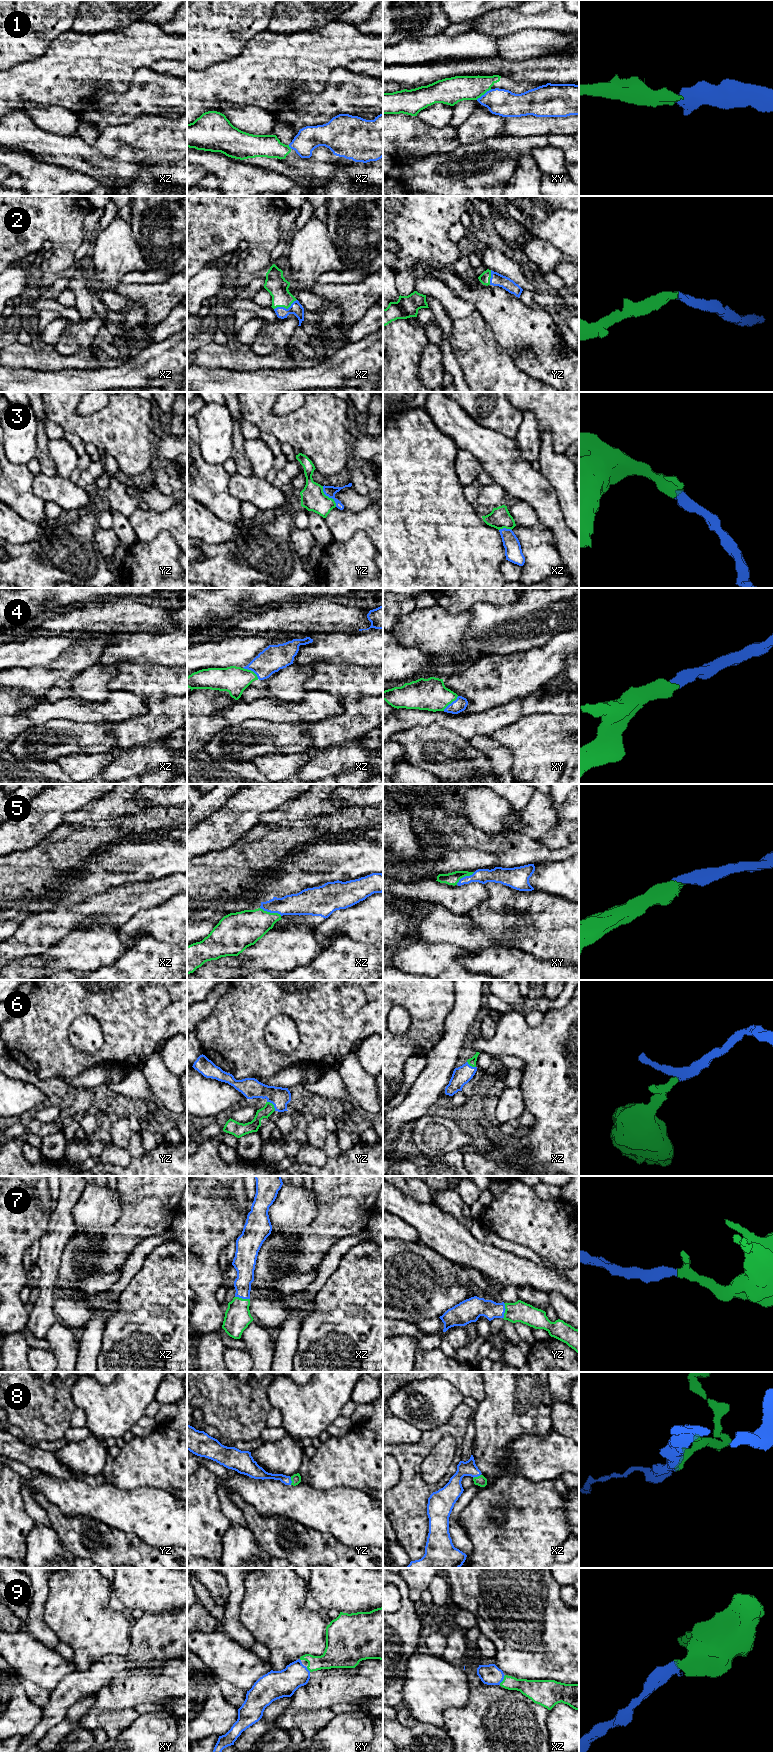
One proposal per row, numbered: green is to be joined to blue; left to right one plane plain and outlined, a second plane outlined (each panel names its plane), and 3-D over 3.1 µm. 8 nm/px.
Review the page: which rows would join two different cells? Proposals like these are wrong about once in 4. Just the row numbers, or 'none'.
1

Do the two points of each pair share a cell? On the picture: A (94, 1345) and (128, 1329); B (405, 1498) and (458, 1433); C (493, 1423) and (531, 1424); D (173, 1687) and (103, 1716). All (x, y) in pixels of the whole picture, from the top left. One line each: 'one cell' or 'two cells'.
A: two cells
B: one cell
C: one cell
D: two cells

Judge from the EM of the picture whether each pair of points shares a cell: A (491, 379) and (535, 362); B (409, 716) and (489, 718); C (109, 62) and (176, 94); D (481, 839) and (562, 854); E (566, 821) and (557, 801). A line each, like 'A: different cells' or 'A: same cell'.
A: different cells
B: same cell
C: different cells
D: same cell
E: different cells

